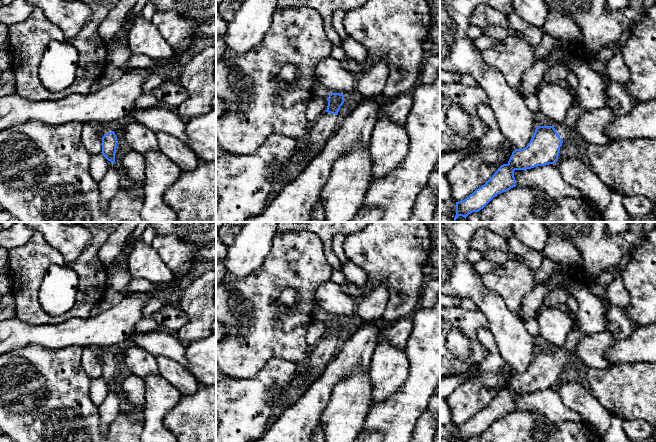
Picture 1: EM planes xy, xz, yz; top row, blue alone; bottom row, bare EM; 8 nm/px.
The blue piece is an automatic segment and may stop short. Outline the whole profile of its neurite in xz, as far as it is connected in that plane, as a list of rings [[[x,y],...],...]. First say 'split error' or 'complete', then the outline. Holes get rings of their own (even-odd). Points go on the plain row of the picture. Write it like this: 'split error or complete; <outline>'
split error; [[[331,317],[328,324],[327,334],[313,348],[309,350],[306,364],[309,371],[303,377],[302,382],[310,385],[318,379],[327,365],[333,360],[339,346],[339,333],[344,327],[344,319]]]

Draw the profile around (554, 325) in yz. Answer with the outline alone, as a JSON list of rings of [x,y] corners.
[[[548,307],[537,318],[540,341],[552,349],[562,347],[573,327],[573,317],[557,308]]]

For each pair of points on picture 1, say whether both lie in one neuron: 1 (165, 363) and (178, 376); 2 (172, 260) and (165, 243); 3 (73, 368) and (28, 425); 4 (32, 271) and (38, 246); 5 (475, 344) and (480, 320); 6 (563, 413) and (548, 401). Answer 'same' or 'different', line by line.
1: same
2: same
3: same
4: same
5: same
6: same

